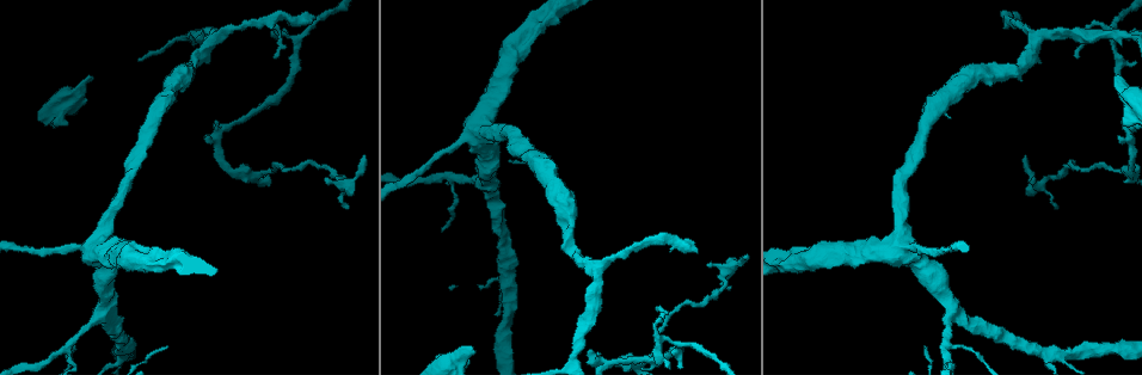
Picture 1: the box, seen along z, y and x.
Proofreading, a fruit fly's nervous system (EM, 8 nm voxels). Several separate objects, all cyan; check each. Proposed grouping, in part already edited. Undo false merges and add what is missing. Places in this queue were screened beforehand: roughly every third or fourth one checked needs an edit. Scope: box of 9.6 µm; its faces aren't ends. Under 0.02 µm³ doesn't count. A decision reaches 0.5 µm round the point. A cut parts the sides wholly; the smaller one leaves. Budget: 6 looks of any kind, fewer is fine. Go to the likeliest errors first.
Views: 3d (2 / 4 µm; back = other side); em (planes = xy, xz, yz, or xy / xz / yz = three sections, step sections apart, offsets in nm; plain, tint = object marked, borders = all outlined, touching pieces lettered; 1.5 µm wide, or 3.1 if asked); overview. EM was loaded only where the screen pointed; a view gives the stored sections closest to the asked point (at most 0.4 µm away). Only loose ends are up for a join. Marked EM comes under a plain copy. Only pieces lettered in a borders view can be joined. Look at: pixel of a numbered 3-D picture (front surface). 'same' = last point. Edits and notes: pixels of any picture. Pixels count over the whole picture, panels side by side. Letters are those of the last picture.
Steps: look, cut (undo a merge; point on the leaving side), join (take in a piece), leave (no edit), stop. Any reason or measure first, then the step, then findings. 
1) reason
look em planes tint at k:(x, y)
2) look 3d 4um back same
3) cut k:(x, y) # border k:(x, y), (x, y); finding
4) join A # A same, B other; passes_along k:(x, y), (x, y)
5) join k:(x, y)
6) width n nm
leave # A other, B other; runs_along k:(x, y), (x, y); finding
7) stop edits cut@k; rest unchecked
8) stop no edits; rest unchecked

an open end
look 3d 4um at 1:(1114, 77)

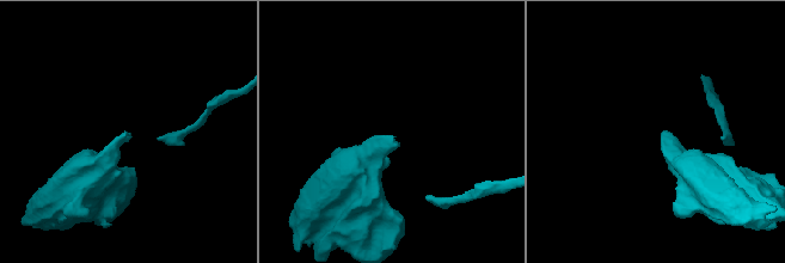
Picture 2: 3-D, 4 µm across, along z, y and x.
need the tissue
look em planes tint at 2:(665, 132)

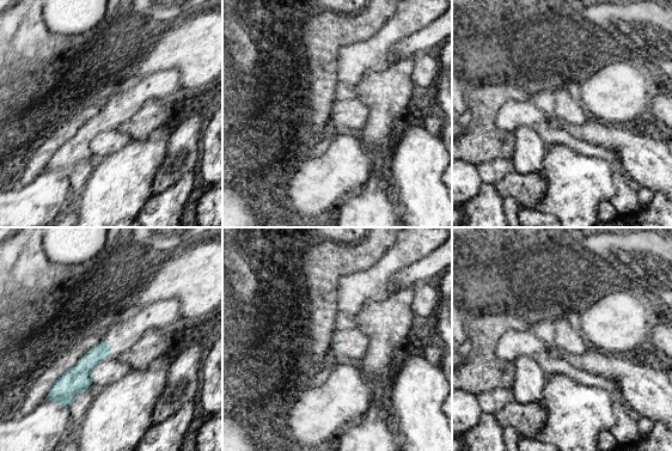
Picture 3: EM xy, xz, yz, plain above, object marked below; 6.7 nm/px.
see the neighbours
look em planes borders same

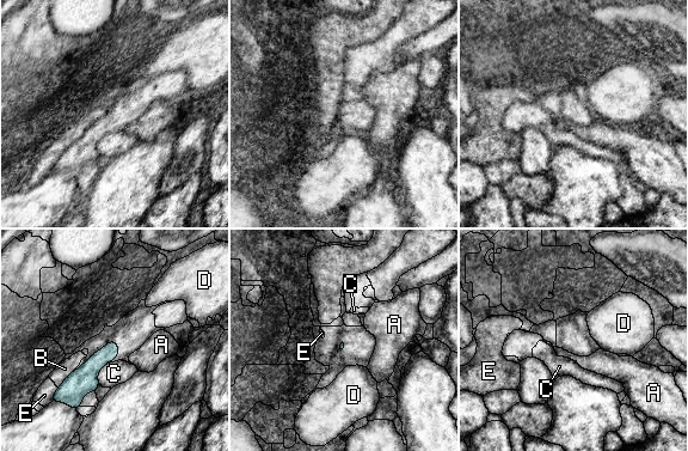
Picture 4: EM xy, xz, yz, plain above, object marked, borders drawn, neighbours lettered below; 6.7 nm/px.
leave # A other, B other, C other, D other, E other; runs_along 4:(112, 345), (74, 388), (74, 402); none of them fits

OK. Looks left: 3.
four or more arms meet
look em planes borders at 1:(481, 120)

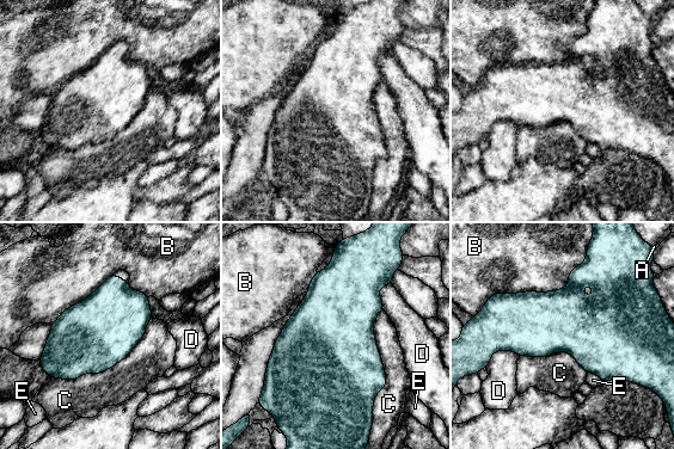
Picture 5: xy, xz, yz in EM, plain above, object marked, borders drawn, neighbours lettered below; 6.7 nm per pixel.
width 480 nm
leave # A other, B other, C other, D other, E other; border 5:(587, 253), (561, 289), (495, 295); one cell here

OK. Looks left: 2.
thin end
look em planes borders at 1:(658, 310)

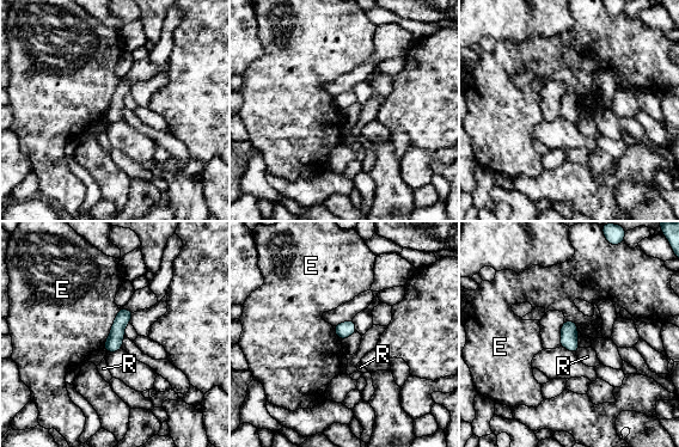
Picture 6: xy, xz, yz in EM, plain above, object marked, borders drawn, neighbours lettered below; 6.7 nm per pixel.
leave # E other, R other; border 6:(120, 310), (103, 347); none of them fits

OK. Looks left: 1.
stop no edits; rest unchecked

